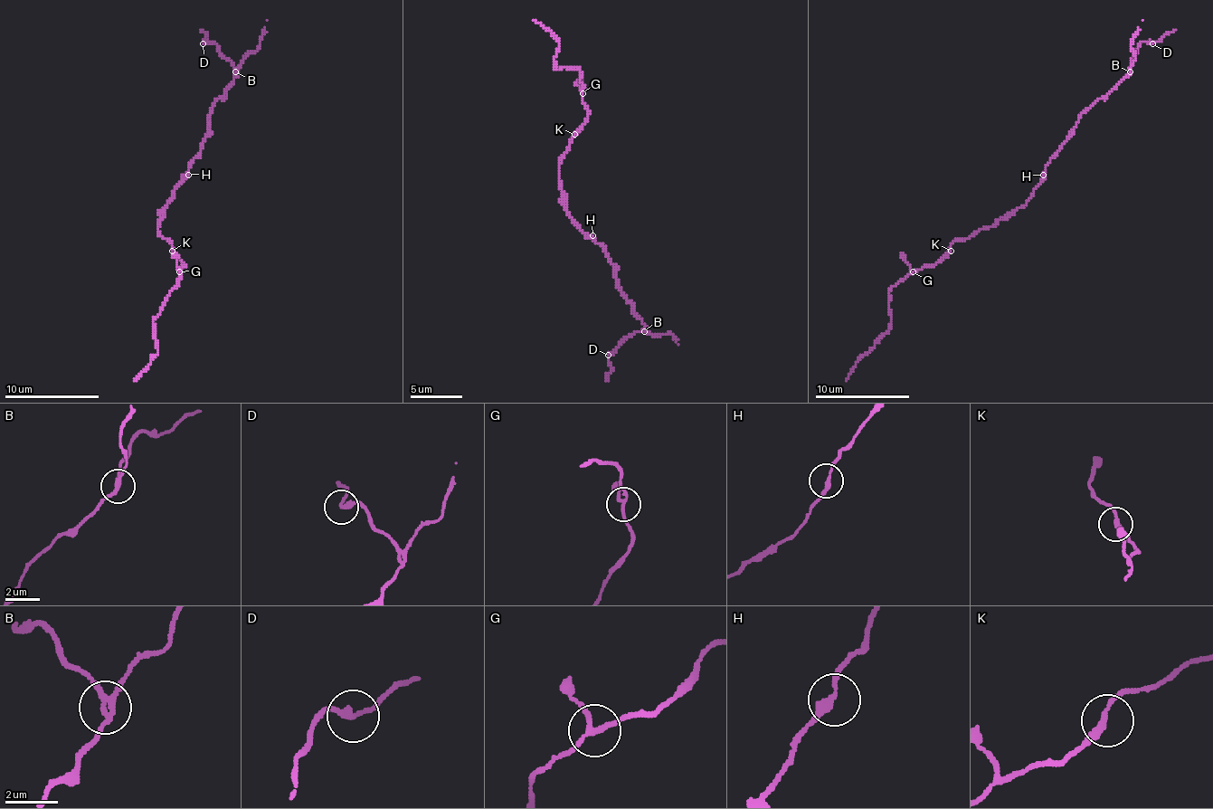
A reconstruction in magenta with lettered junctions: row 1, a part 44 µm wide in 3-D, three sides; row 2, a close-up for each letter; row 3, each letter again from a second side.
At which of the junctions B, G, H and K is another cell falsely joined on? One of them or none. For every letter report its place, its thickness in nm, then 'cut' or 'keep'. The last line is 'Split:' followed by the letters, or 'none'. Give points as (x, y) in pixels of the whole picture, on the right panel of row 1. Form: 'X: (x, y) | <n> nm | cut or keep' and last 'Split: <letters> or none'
B: (1130, 71) | 180 nm | cut
G: (913, 271) | 160 nm | keep
H: (1043, 175) | 240 nm | keep
K: (951, 251) | 240 nm | keep
Split: B

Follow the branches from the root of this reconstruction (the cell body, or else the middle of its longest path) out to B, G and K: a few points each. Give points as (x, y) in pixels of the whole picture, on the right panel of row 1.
B: (1017, 210), (1027, 203), (1040, 182), (1046, 165), (1066, 138), (1078, 118), (1131, 72)
G: (1017, 210), (1000, 217), (990, 226), (974, 232), (967, 238), (955, 241), (933, 264), (924, 264), (913, 271)
K: (1017, 210), (1000, 217), (990, 226), (974, 232), (967, 238), (955, 241), (951, 251)

